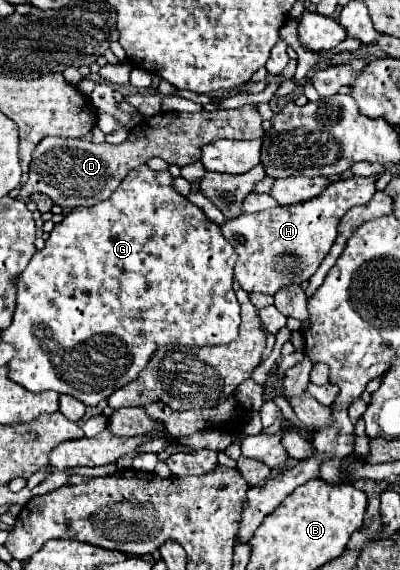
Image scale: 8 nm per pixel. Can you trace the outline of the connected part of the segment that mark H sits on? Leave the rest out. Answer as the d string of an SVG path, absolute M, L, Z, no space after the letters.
M369 175L369 177L349 177L349 179L339 179L335 183L331 183L329 187L325 187L325 191L317 197L311 199L309 203L295 203L293 207L275 207L269 211L261 211L261 213L251 213L251 215L241 215L233 221L227 221L221 225L223 237L235 247L239 261L235 265L235 279L239 281L241 289L251 293L265 293L265 295L275 295L281 287L289 285L289 283L301 283L305 279L309 279L317 267L321 265L321 261L325 259L325 255L331 251L331 245L337 237L337 225L339 219L355 205L365 205L375 189L375 181L377 175Z

